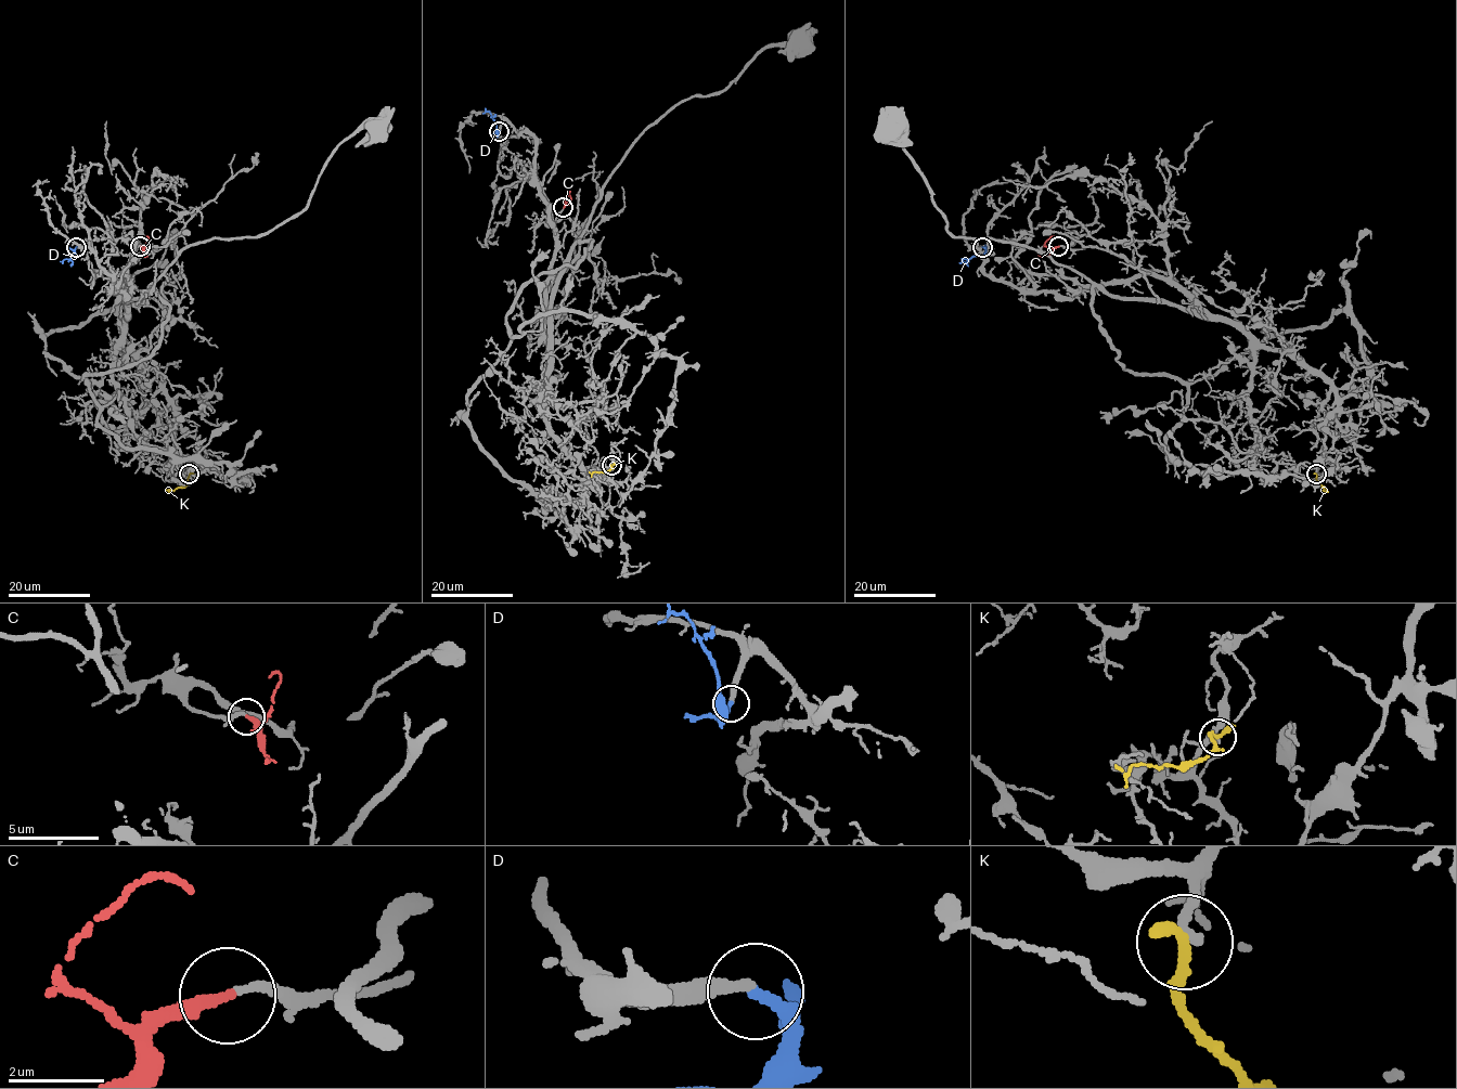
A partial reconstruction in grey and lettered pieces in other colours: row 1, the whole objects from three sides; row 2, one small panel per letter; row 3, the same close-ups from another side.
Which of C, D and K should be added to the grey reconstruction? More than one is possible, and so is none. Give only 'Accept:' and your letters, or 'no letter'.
Accept: C, D

